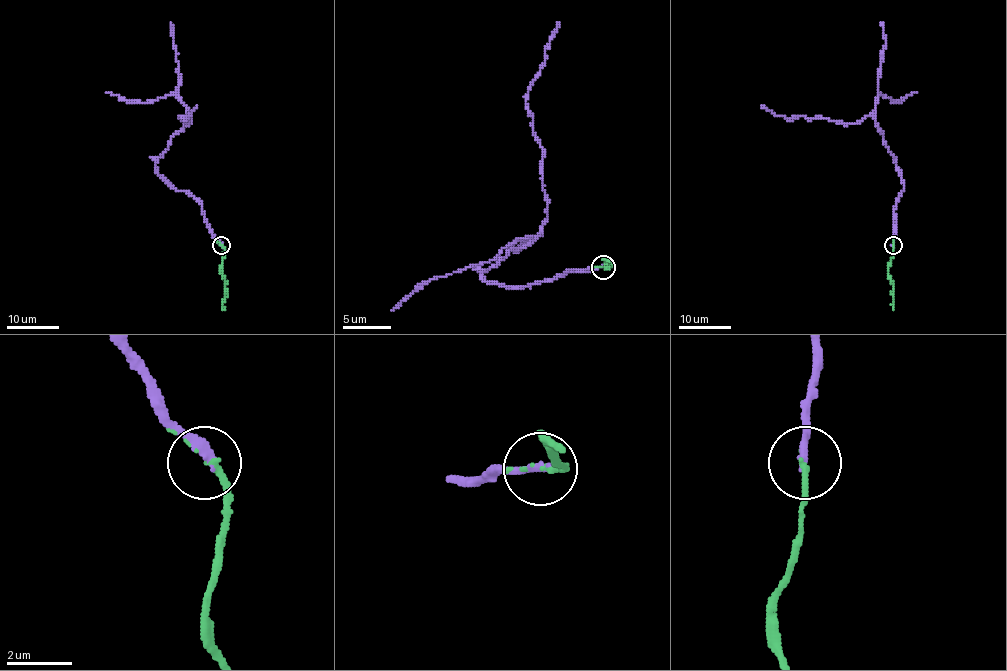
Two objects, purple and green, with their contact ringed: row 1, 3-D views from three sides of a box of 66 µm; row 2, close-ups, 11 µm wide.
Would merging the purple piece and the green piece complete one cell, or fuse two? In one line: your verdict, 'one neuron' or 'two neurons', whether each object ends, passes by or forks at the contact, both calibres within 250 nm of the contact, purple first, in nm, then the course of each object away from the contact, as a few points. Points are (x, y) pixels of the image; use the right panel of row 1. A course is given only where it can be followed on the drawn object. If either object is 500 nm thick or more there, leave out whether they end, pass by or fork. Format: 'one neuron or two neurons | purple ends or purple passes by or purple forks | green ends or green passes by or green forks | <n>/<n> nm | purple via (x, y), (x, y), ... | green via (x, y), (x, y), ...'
one neuron | purple ends | green passes by | 320/140 nm | purple via (893, 245), (895, 205), (903, 190), (903, 179), (872, 115), (843, 124), (819, 117), (776, 116), (761, 106) | green via (893, 245), (889, 278), (893, 284), (894, 310)

